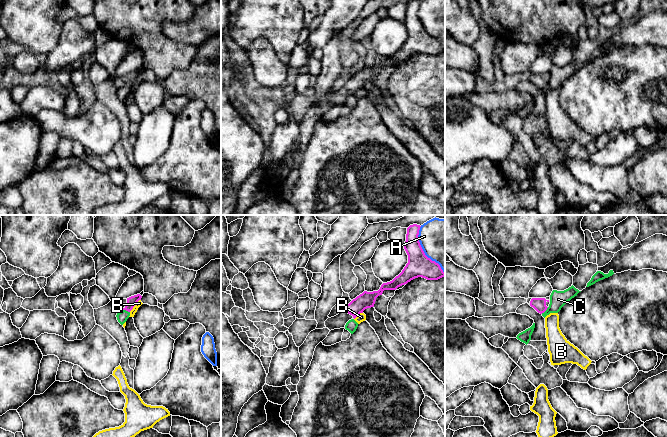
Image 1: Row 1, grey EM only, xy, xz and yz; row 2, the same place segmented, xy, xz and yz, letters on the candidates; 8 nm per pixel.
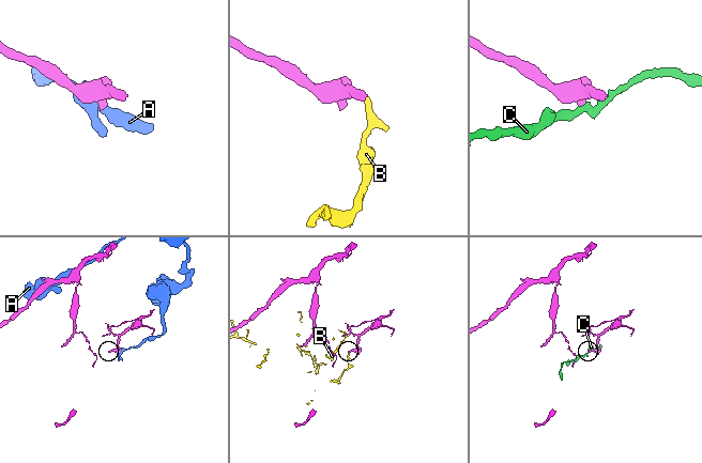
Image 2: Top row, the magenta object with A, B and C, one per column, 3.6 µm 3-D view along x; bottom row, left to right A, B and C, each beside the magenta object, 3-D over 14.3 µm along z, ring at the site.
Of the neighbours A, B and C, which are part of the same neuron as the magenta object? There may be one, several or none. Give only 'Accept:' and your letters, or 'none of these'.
Accept: none of these

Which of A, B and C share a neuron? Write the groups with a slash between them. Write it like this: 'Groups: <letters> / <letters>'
Groups: A / B / C

